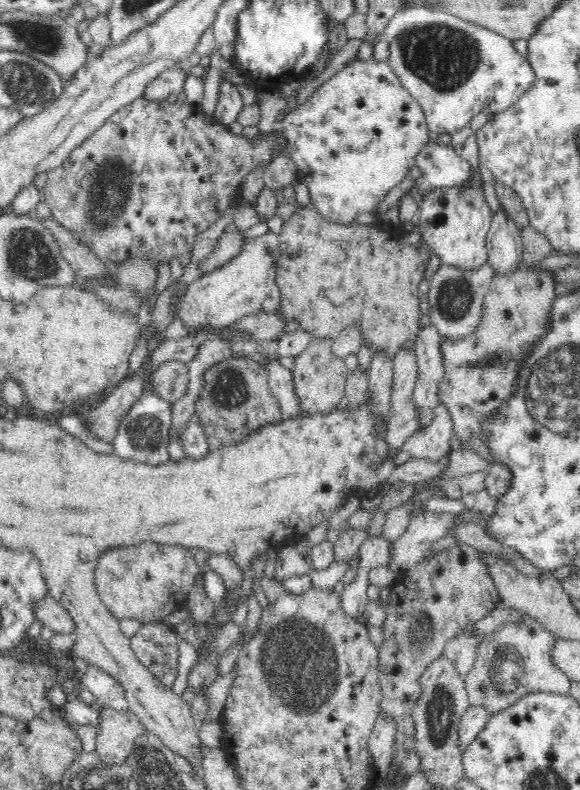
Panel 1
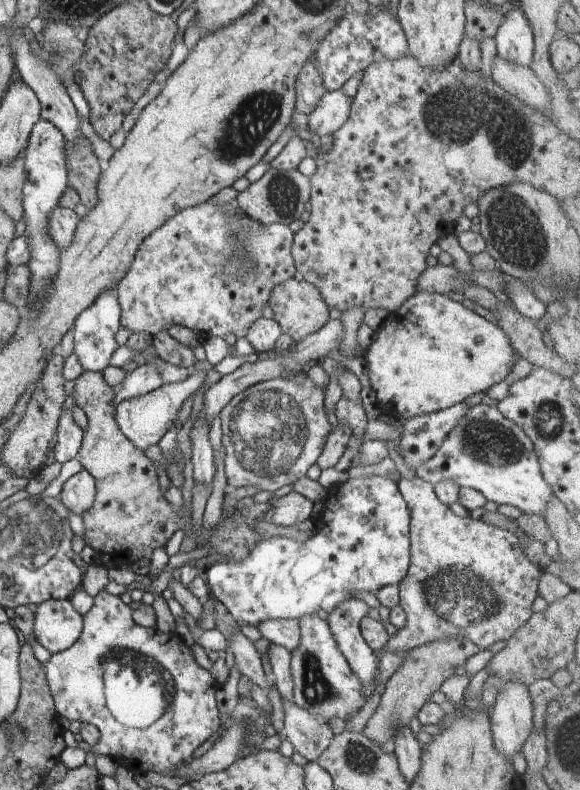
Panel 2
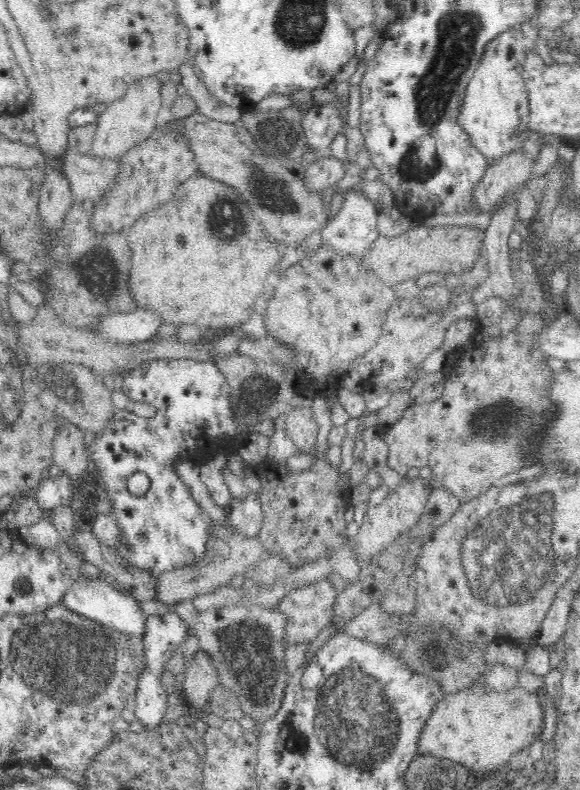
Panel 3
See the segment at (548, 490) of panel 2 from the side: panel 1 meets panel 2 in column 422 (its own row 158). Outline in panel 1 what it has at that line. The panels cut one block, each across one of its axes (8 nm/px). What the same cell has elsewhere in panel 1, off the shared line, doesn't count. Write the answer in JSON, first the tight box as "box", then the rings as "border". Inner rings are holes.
{"box":[419,127,492,270],"border":[[[470,127],[462,128],[452,137],[451,147],[458,156],[467,160],[472,167],[473,177],[469,183],[459,187],[433,188],[421,196],[419,206],[419,223],[421,238],[436,254],[441,262],[460,270],[476,270],[487,262],[487,234],[491,227],[492,210],[482,189],[480,176],[480,155],[477,134]]]}

